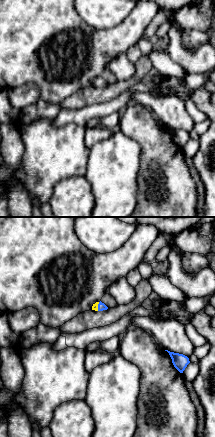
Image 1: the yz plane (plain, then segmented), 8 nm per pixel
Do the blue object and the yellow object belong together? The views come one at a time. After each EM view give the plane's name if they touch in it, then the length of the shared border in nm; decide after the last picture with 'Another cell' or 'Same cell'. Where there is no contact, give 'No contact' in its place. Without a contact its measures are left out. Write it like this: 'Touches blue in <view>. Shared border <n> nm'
Touches blue in yz. Shared border 70 nm

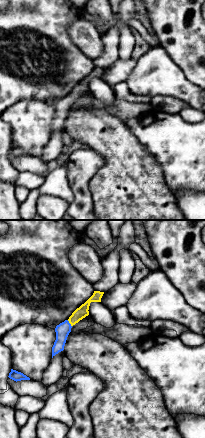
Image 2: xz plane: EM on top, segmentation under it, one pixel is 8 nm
Touches blue in xz. Shared border 70 nm

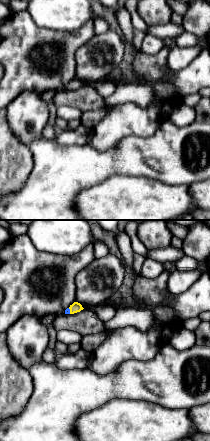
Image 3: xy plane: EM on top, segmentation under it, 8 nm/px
Touches blue in xy. Shared border 50 nm

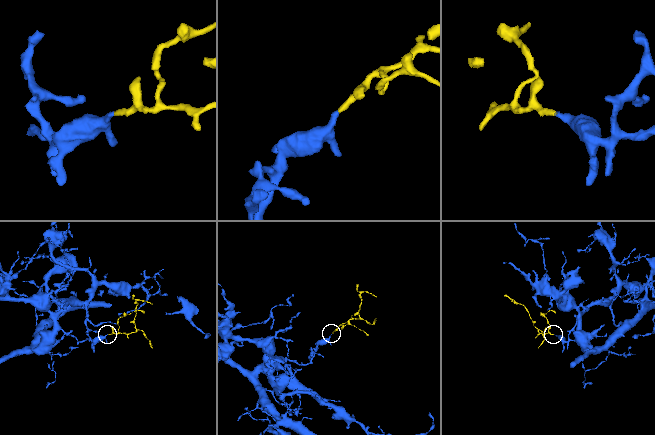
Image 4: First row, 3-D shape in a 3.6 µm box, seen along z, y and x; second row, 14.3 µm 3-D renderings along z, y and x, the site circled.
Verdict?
Same cell

